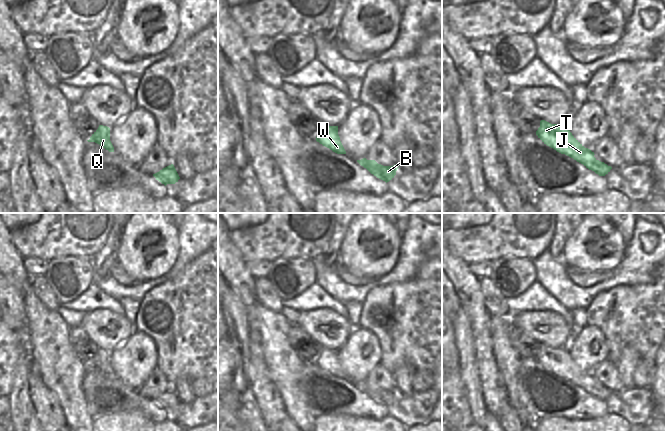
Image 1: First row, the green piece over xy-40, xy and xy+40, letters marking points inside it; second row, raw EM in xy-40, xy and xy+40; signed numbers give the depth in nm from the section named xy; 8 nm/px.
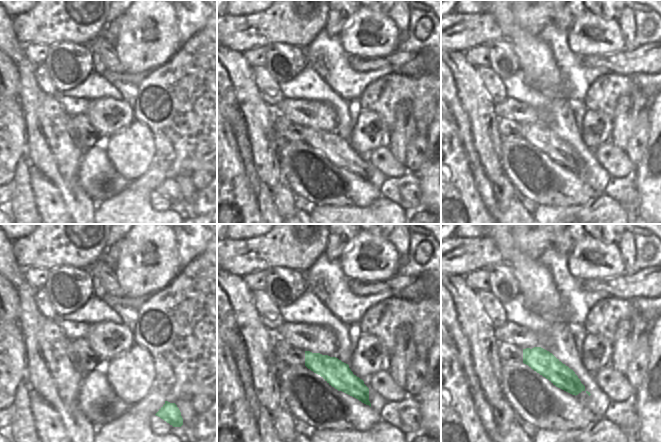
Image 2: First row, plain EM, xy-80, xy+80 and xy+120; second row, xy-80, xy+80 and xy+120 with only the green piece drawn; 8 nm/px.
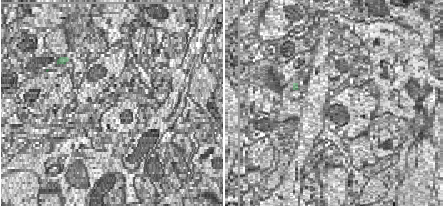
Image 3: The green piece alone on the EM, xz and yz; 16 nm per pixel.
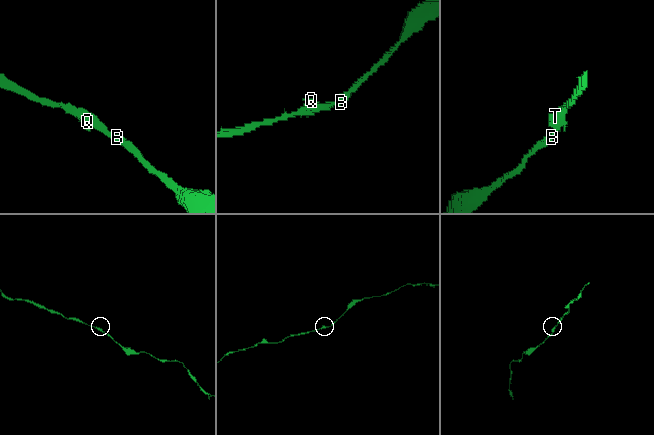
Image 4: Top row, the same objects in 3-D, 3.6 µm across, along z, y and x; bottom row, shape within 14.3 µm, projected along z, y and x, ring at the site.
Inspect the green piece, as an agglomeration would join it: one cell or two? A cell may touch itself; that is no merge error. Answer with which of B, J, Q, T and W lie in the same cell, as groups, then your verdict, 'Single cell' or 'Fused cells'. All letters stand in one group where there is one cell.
Groups: B J Q T W. Single cell

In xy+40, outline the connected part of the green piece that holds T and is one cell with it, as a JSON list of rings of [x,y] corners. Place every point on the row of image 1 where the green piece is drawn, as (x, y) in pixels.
[[[541,120],[536,135],[547,146],[573,158],[599,176],[605,176],[612,169],[611,166],[597,160],[594,157],[594,152],[585,148],[572,135],[566,124],[551,124],[545,120]]]

